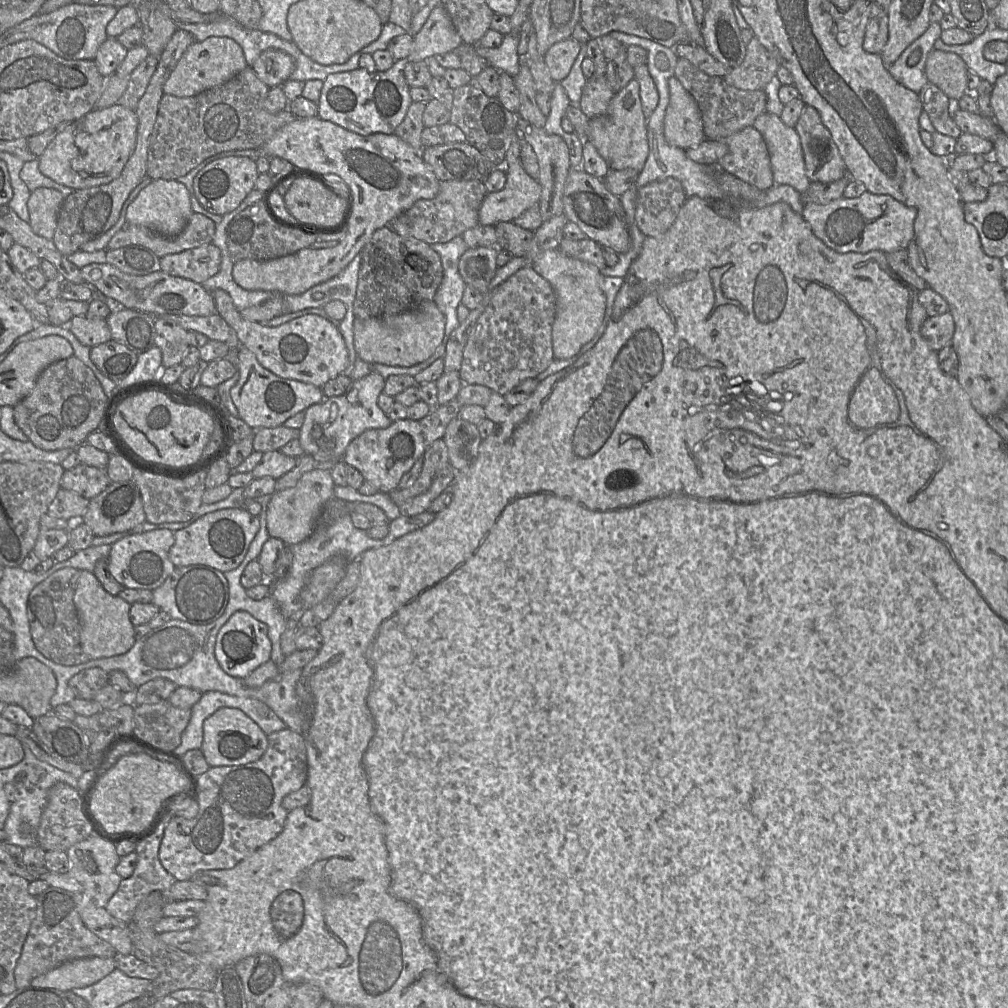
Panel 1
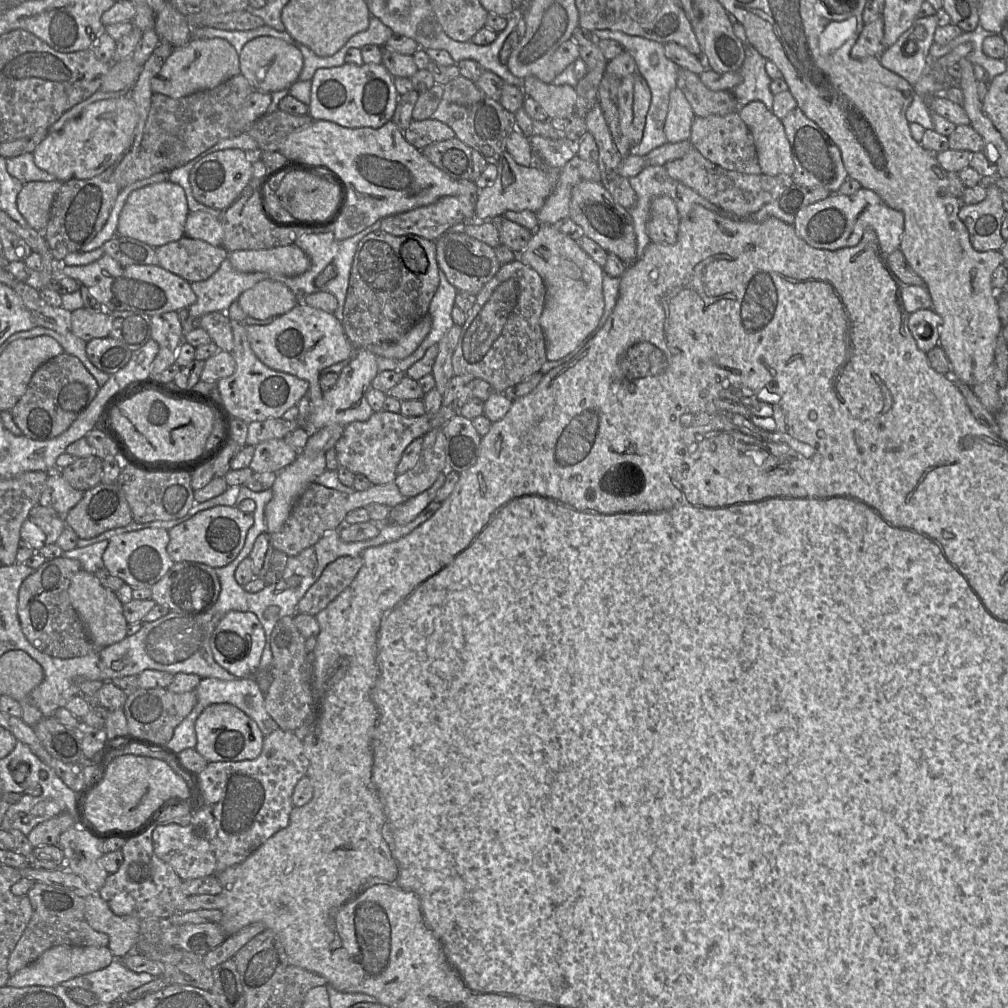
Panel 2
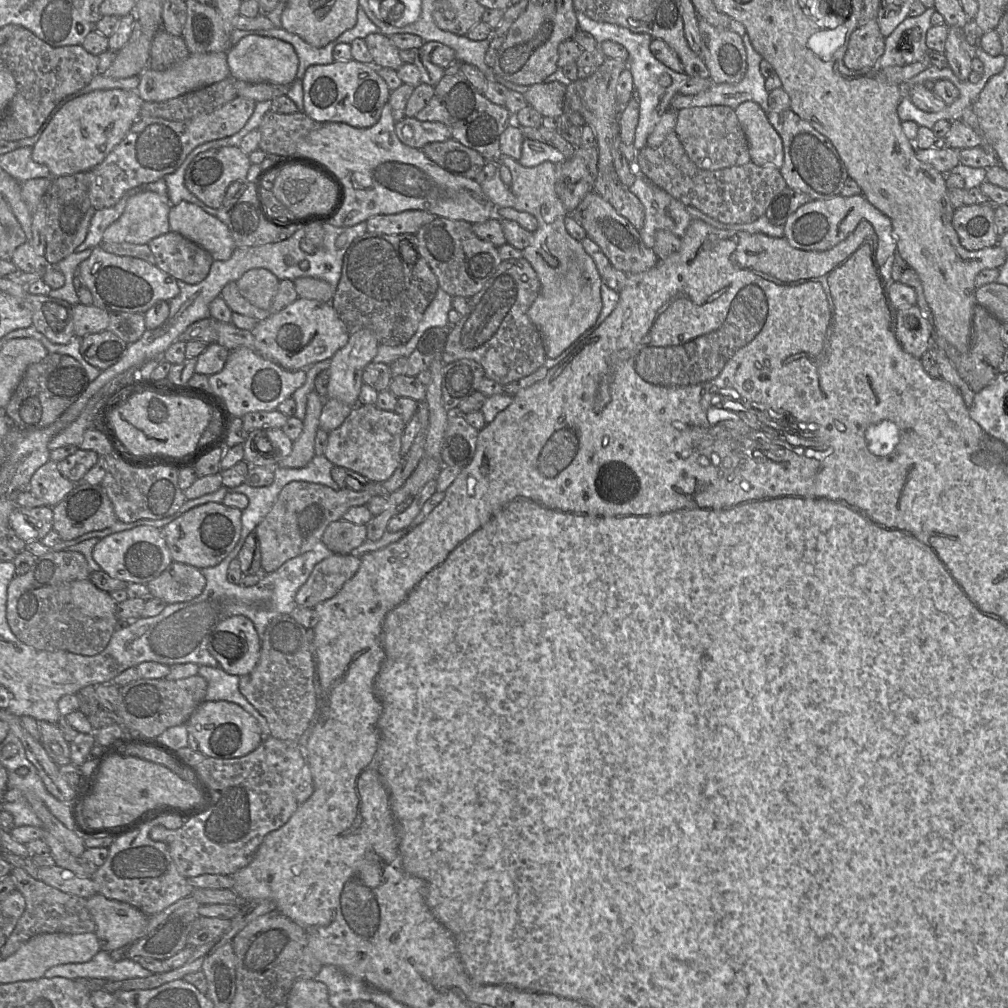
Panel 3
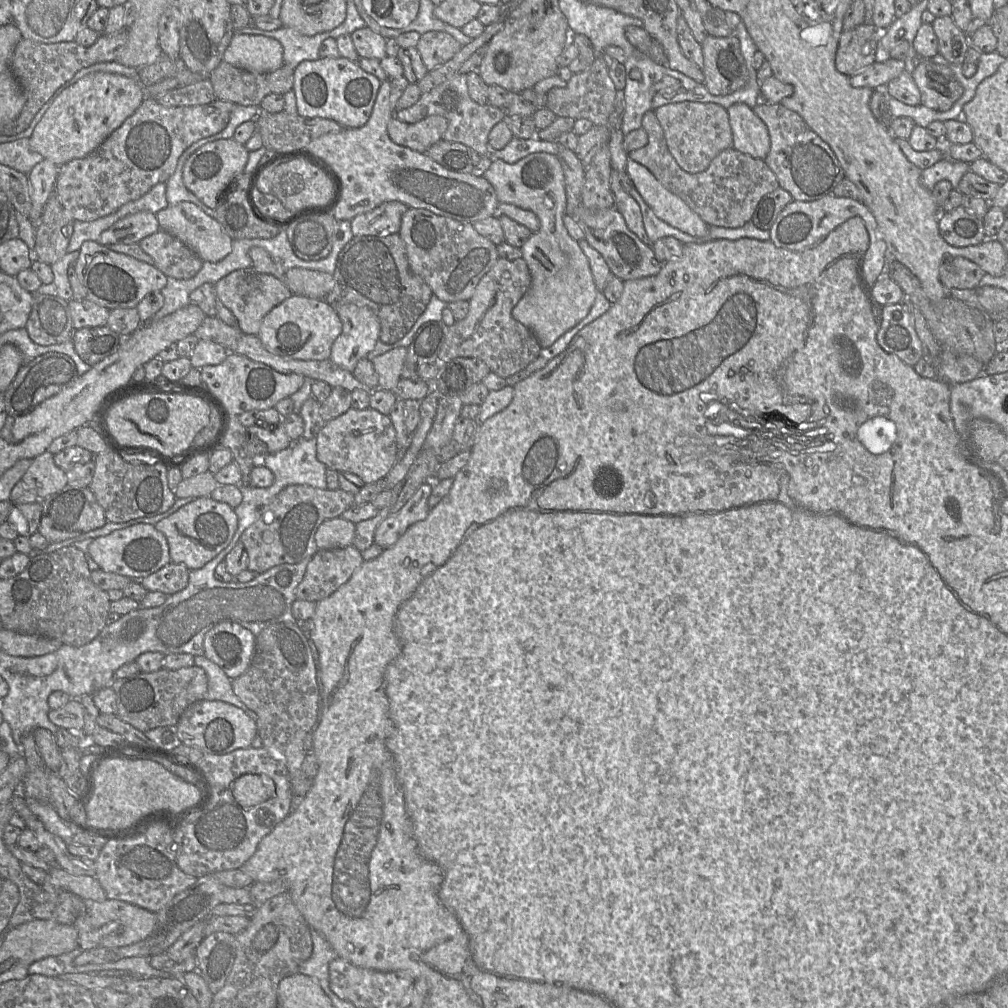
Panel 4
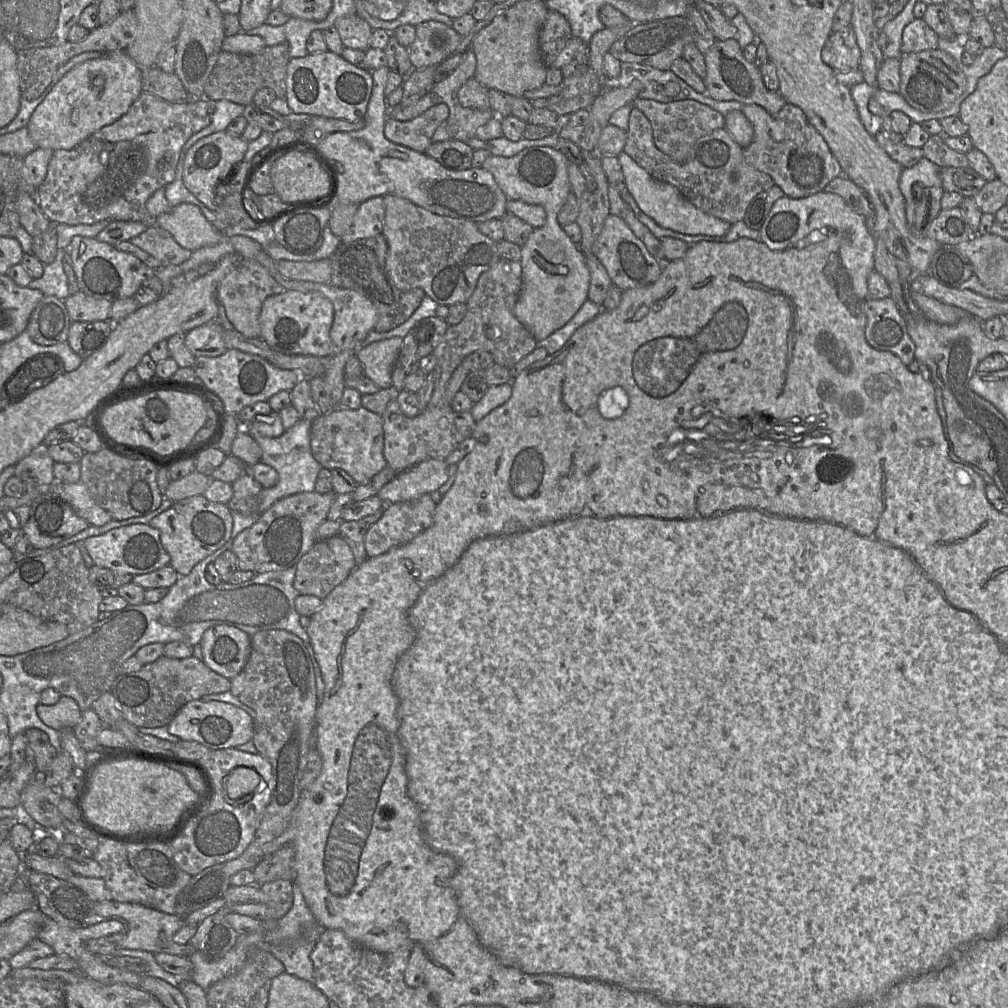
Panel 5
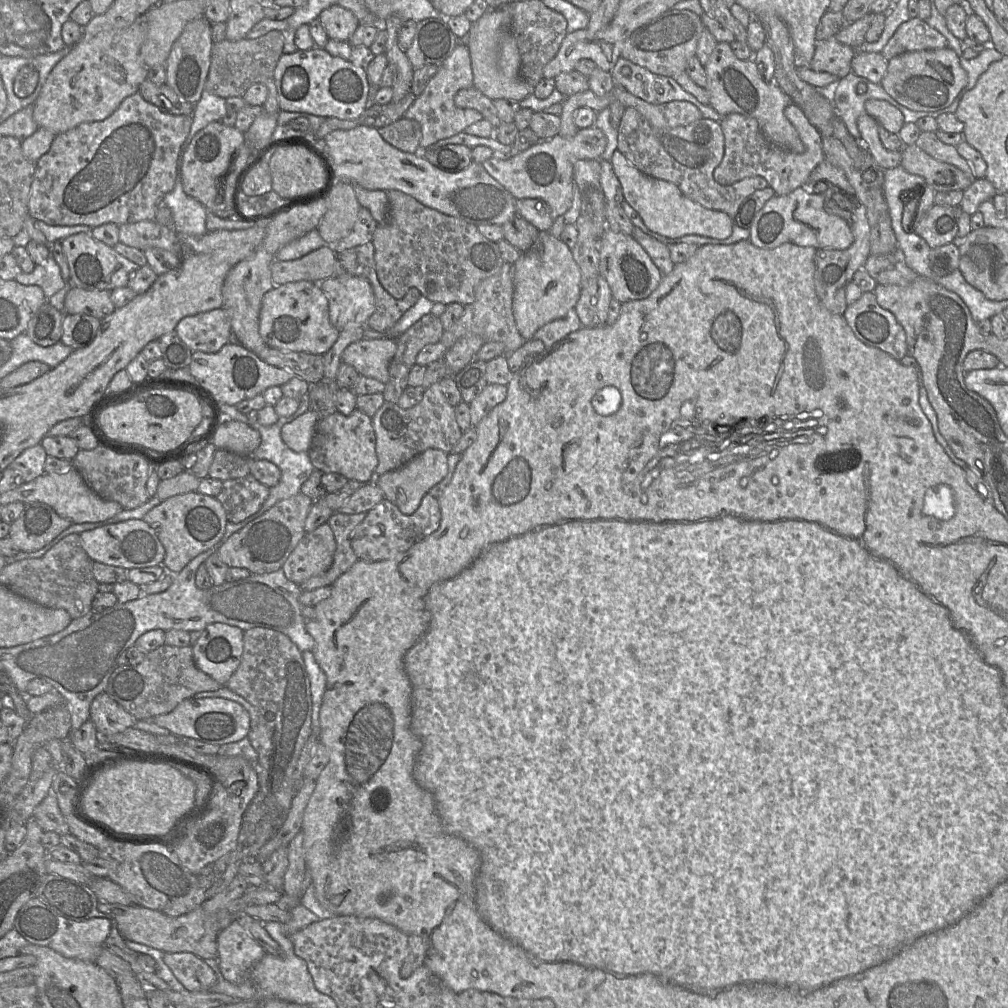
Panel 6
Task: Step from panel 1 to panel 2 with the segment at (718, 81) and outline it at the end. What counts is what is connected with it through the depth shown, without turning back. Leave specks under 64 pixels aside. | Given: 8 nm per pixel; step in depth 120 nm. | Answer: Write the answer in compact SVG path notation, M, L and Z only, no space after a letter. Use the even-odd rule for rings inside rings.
M679 68L676 83L698 117L726 115L738 112L743 107L738 106L731 91L710 90L702 83L698 74L687 69Z

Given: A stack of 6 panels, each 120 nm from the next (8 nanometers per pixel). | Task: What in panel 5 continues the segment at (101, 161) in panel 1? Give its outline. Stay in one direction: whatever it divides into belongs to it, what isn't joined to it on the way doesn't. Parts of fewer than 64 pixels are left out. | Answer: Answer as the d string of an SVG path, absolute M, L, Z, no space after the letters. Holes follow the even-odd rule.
M126 51L104 53L70 69L35 108L27 125L37 147L72 149L121 118L142 93L142 68Z

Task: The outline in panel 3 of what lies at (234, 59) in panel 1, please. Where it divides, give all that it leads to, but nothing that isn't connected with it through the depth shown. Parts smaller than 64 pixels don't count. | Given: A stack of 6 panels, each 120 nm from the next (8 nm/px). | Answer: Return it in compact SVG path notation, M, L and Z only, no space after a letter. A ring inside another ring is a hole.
M226 52L190 54L182 62L167 70L145 69L139 75L137 93L144 102L161 102L209 86L228 77L230 77L230 69Z

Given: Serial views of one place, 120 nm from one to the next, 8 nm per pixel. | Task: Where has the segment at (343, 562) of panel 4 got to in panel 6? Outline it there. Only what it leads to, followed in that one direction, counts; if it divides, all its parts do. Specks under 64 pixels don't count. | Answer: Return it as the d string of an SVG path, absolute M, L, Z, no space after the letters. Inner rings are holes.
M325 523L304 535L281 568L288 580L300 585L327 571L335 550L333 531Z

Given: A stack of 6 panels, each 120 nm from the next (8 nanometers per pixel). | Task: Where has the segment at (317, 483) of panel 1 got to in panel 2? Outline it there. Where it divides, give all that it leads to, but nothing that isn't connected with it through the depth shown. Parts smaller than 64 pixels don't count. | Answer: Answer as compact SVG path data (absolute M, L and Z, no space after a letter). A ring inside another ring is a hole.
M325 452L297 454L296 460L276 474L272 498L264 509L268 534L279 532L300 496L326 469Z

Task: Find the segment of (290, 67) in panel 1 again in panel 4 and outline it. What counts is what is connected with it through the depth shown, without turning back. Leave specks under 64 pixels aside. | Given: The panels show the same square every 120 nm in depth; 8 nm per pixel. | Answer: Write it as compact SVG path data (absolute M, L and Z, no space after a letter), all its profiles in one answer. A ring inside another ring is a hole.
M234 34L223 60L253 73L273 72L283 65L283 47L278 40L267 36Z

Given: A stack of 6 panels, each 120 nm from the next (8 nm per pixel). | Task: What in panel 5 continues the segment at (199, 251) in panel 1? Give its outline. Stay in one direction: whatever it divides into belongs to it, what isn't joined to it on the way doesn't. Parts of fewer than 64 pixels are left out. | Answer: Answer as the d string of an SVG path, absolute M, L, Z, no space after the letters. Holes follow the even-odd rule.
M158 225L148 226L140 235L130 240L160 262L161 265L180 265L192 252L180 246L173 236Z

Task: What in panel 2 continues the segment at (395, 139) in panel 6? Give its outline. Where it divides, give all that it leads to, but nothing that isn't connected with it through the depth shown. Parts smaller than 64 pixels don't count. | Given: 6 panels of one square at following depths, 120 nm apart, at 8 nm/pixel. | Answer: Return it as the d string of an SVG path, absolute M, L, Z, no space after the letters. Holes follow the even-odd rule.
M436 119L413 120L403 131L403 136L415 148L422 150L434 142L455 138L455 132L448 125Z

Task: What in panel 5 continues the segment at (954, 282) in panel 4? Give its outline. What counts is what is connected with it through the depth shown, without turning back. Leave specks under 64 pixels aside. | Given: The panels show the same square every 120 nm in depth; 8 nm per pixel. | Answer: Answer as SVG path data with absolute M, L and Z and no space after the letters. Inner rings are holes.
M941 245L933 255L928 274L943 285L958 288L974 272L969 258L955 245Z

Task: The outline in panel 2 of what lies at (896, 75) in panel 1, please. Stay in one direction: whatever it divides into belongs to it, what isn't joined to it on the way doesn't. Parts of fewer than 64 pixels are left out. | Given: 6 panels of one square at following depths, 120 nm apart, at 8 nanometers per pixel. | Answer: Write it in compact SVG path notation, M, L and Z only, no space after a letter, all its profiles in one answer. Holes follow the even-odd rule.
M936 15L917 18L892 46L884 49L879 56L881 65L914 85L928 70L931 60L929 50L934 43L934 34L938 26ZM918 25L925 28L925 38L918 40L914 54L907 54L905 47L909 41L915 39L914 29Z

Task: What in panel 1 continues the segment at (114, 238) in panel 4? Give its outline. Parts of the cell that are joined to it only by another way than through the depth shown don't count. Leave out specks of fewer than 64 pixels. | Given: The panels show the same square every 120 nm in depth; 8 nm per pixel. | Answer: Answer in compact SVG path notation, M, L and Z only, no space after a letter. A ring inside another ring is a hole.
M155 179L128 206L126 222L146 227L162 236L174 237L184 230L192 213L189 191L183 183L178 180Z

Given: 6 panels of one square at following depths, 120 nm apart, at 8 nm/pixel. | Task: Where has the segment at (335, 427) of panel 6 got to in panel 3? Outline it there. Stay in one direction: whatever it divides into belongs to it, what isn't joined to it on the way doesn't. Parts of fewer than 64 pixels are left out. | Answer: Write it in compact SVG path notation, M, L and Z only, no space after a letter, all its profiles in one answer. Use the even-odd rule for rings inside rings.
M357 405L352 407L350 414L336 429L328 433L324 456L334 465L357 472L372 483L388 480L402 464L401 438L406 422L394 411L386 411L375 405Z

